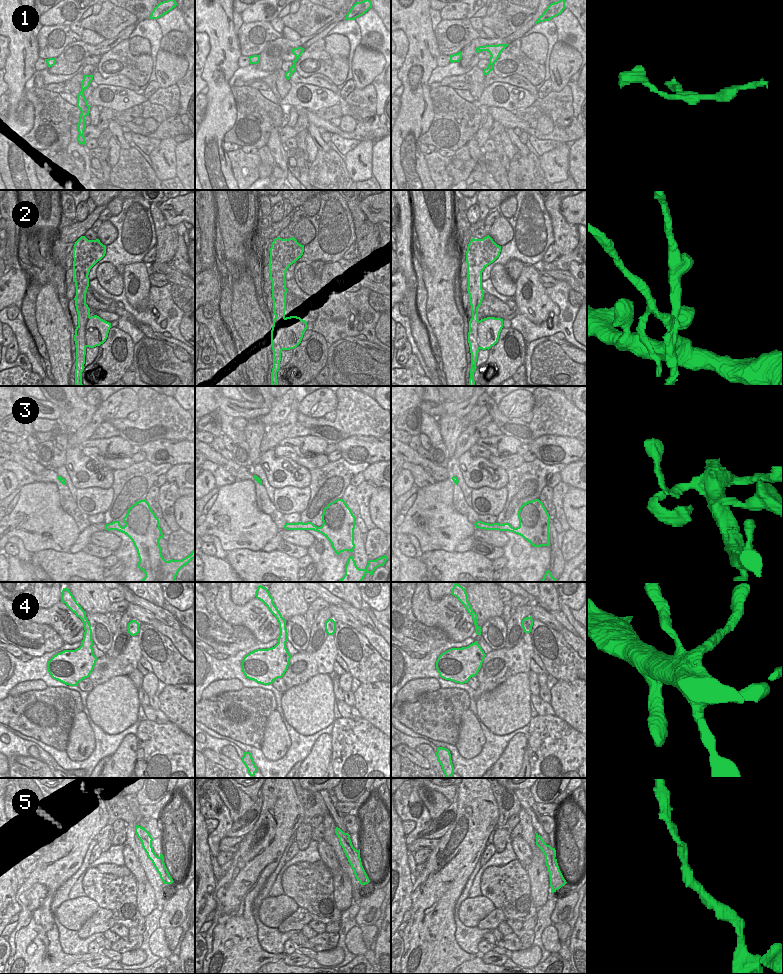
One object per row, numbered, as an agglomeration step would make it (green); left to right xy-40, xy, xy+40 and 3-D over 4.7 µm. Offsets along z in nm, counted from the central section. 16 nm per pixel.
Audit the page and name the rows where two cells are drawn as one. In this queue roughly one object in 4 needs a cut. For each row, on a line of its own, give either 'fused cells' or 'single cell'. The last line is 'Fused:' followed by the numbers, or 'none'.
1: single cell
2: fused cells
3: fused cells
4: fused cells
5: single cell
Fused: 2, 3, 4

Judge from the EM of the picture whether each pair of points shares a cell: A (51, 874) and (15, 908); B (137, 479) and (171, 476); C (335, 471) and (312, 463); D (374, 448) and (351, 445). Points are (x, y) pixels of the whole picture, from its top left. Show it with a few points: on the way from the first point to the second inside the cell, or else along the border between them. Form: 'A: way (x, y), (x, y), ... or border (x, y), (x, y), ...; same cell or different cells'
A: border (19, 886), (15, 896), (20, 906), (18, 913); different cells
B: border (172, 466), (164, 473); different cells
C: border (328, 461), (320, 467), (309, 470); different cells
D: way (368, 448), (357, 444); same cell

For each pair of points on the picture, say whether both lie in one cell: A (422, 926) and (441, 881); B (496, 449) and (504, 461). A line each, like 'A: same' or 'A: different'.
A: same
B: different

